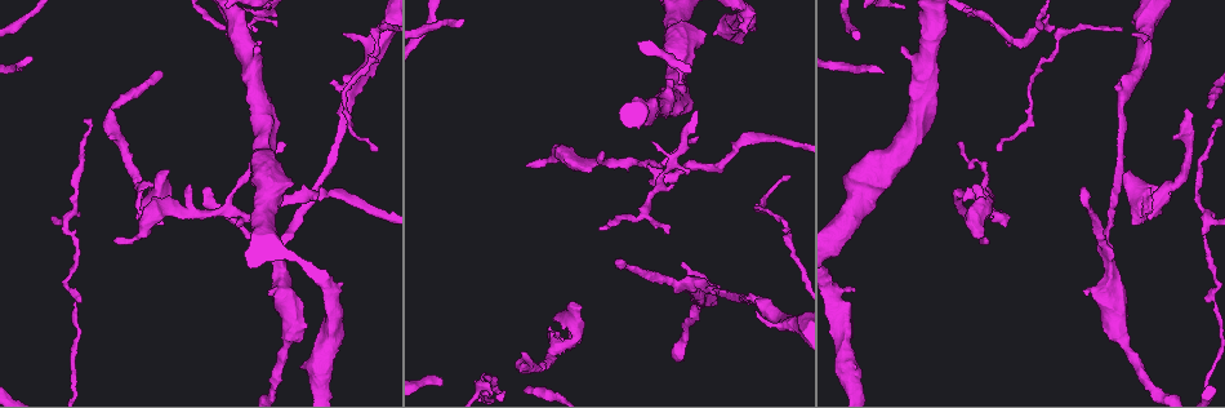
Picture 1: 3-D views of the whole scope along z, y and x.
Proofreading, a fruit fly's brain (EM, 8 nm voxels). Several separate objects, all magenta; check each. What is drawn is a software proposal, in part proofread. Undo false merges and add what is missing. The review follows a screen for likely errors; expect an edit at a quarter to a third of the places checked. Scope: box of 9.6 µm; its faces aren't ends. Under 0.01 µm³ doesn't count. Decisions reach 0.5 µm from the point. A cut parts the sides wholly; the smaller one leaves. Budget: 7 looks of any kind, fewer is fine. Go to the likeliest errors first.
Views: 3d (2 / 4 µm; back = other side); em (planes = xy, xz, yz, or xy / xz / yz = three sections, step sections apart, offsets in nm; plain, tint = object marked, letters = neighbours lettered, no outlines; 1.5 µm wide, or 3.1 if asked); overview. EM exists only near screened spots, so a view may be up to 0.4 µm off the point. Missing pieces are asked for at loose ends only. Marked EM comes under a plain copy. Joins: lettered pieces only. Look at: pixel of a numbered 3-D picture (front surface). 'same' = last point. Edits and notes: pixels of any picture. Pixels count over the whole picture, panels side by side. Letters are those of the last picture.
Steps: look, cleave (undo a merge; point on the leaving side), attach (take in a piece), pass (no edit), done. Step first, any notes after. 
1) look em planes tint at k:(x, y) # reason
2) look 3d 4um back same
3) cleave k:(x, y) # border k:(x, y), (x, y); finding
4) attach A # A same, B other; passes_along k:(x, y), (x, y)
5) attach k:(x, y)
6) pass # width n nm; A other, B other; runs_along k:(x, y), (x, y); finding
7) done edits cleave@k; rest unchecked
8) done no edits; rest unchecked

look em planes letters at 1:(190, 184) # branch stops here

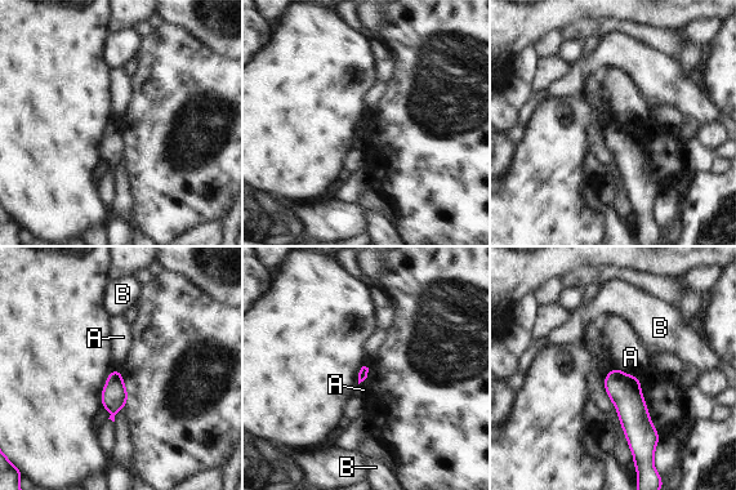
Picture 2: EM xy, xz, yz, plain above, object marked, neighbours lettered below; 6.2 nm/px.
pass # A other, B other; border 2:(615, 368), (638, 378); no lettered piece goes on from it

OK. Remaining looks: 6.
look em planes tint at 1:(687, 168)

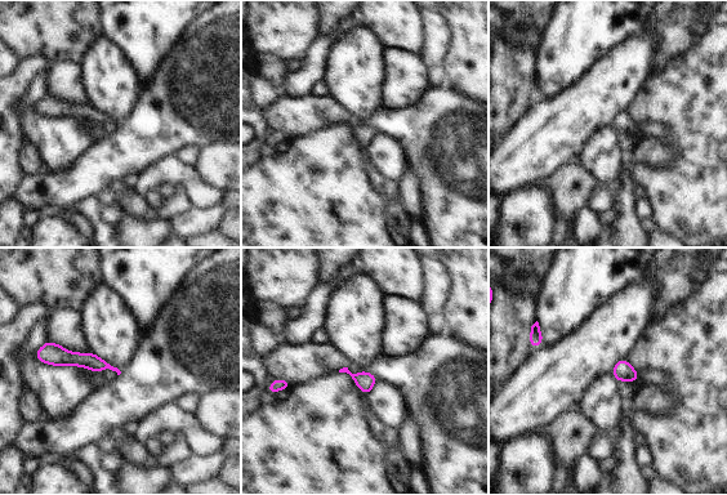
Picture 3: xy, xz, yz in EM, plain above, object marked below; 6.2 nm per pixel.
look em planes letters same # see the neighbours

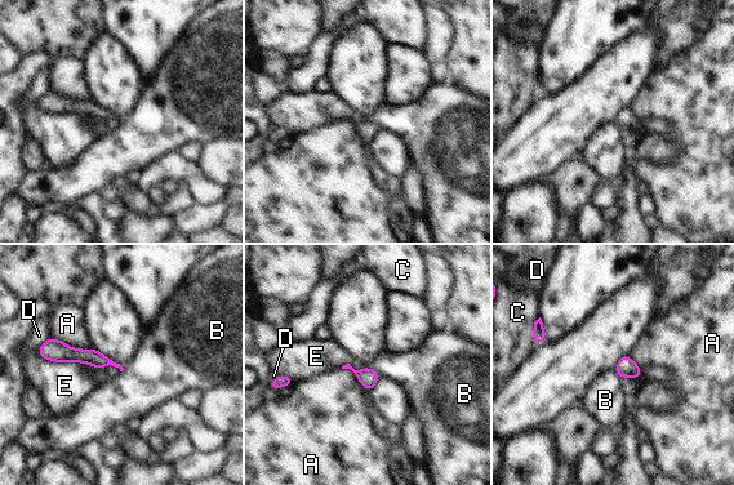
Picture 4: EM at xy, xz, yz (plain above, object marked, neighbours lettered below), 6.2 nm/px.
pass # A other, B other, C other, D other, E other; runs_along 4:(44, 354), (85, 355), (106, 361); none of them fits

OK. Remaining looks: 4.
look 3d 2um at 1:(756, 313) # thin end

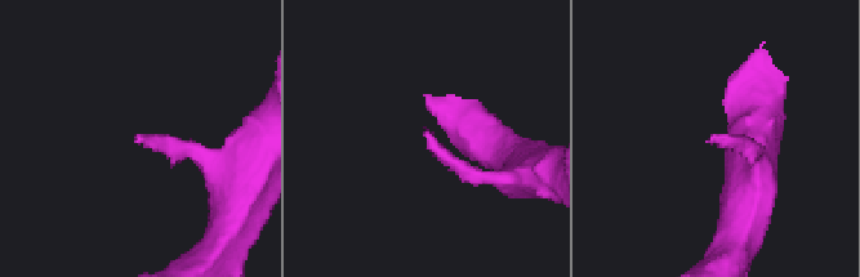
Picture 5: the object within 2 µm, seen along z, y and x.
look em planes letters at 5:(424, 132)

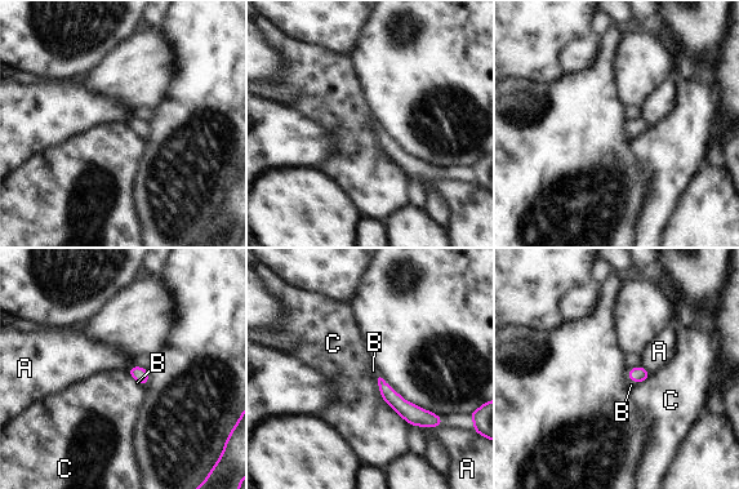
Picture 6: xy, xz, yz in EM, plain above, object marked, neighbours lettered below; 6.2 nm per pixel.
attach B # A other, B same, C other; passes_along 6:(406, 410), (378, 382), (373, 370); it goes on there

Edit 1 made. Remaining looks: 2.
done edits attach@6; rest unchecked

